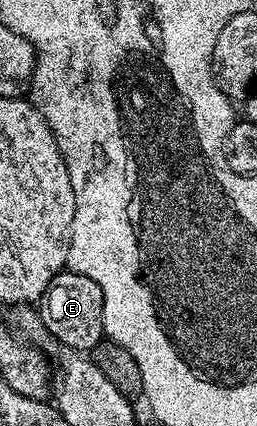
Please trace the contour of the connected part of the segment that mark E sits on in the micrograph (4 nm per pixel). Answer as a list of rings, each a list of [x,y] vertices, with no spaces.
[[[62,270],[53,277],[49,289],[43,295],[38,313],[48,336],[56,339],[56,344],[72,347],[75,351],[94,352],[98,343],[104,342],[103,334],[103,294],[101,285],[93,277],[81,277],[81,273]]]

